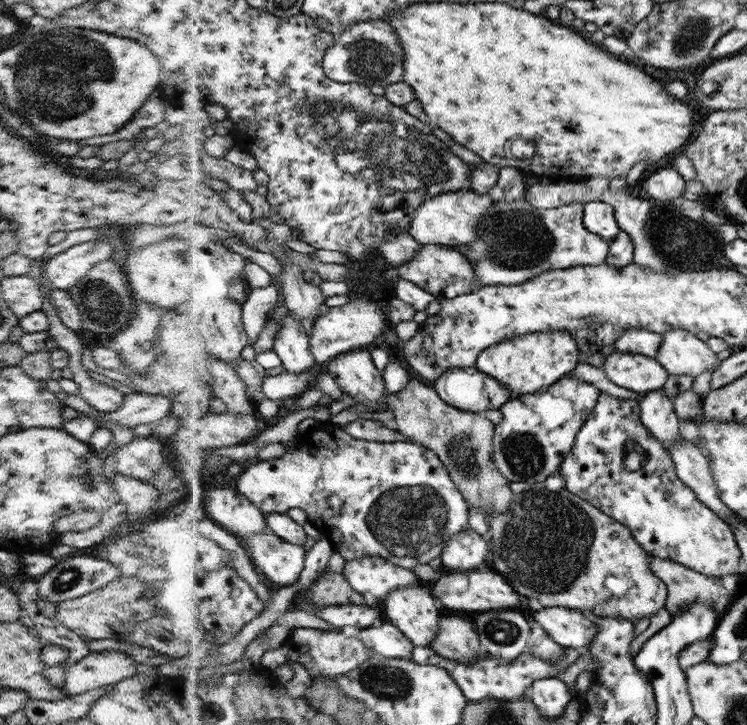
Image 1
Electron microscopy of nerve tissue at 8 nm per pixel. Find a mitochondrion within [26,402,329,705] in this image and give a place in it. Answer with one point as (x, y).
(68, 578)

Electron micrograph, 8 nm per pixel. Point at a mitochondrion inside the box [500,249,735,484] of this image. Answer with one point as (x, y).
(600, 322)

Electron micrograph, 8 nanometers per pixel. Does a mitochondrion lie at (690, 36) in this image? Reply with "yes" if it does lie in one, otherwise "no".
yes

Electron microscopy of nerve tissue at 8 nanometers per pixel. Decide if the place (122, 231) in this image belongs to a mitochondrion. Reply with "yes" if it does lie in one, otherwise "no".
no

